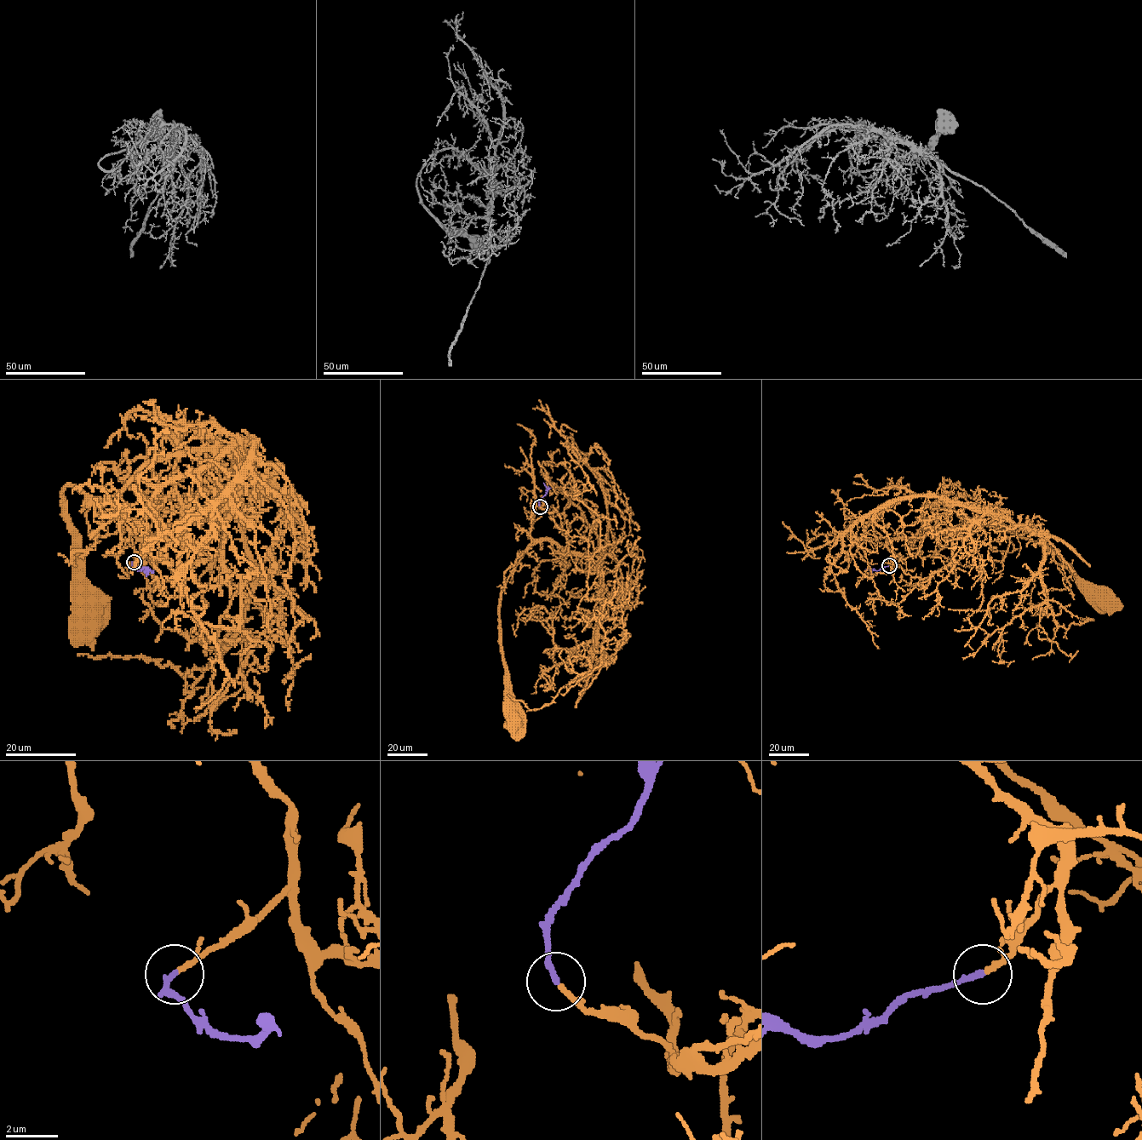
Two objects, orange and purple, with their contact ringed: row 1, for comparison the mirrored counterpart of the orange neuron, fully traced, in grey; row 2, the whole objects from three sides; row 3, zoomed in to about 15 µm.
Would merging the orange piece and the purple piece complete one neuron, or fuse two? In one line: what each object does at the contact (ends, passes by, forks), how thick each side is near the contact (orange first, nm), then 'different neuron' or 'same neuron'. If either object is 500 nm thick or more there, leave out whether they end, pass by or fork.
orange ends; purple ends; calibres 200 and 220 nm; same neuron

